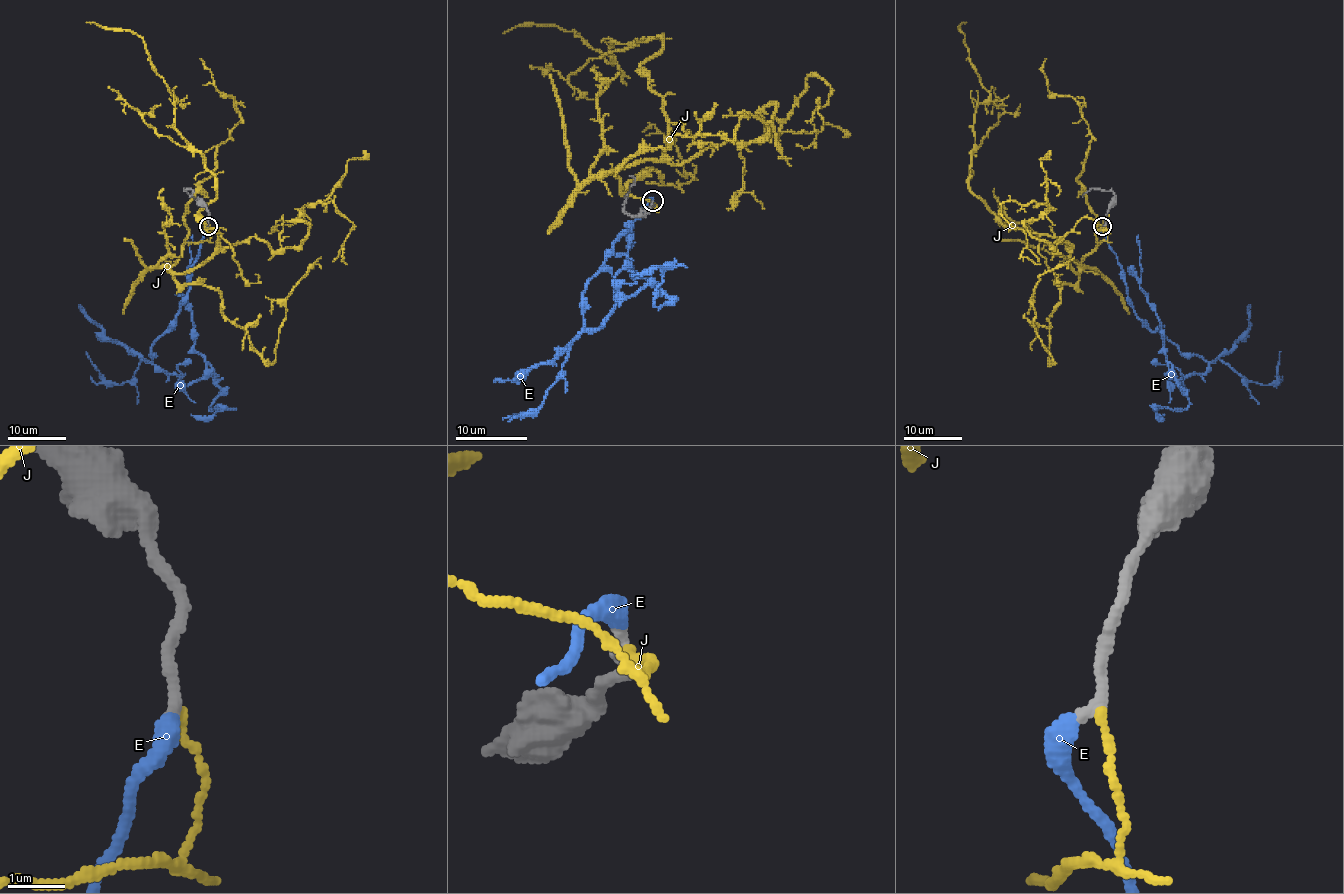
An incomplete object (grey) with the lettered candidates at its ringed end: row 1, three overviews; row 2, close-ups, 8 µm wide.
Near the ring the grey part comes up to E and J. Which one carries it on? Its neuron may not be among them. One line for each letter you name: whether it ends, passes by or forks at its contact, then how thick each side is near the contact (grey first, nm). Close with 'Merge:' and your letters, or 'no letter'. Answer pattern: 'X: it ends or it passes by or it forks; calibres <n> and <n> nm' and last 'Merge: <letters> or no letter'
E: it ends; calibres 200 and 400 nm
Merge: E

